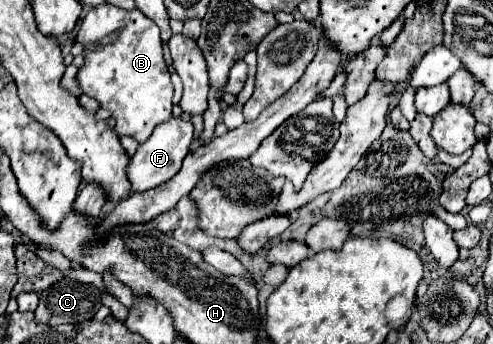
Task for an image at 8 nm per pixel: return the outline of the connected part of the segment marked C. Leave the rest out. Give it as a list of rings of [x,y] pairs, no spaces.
[[[63,277],[39,295],[35,321],[45,325],[89,321],[101,307],[101,291],[95,285]]]

